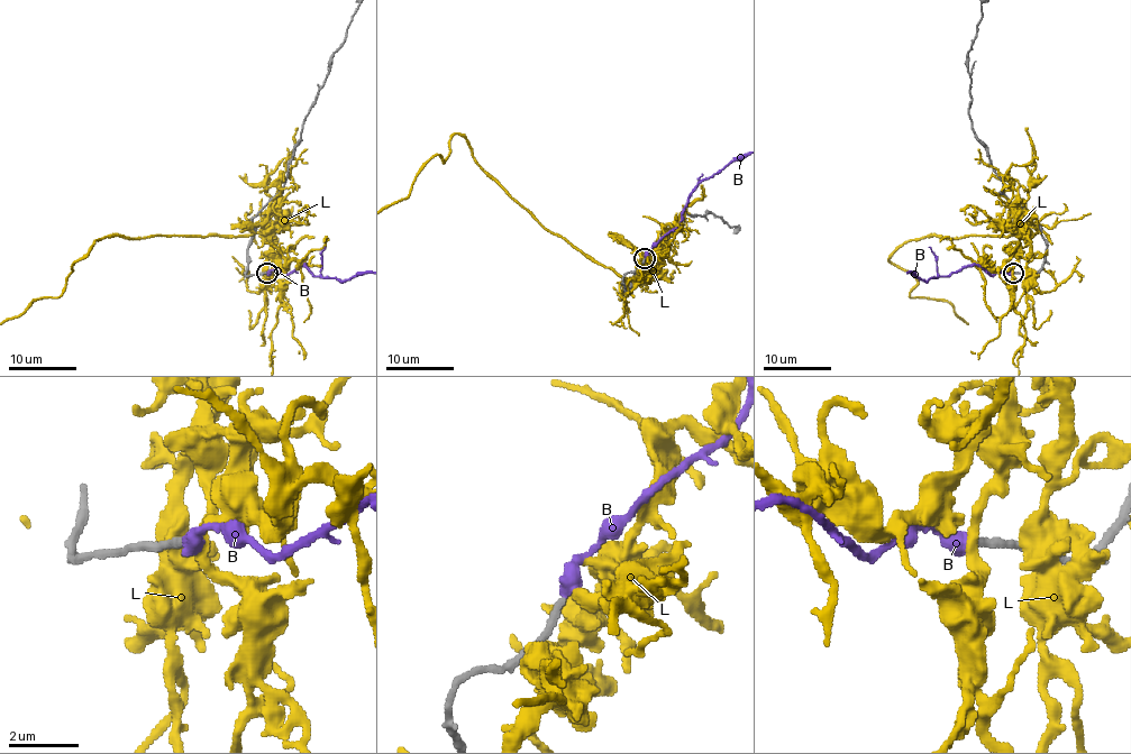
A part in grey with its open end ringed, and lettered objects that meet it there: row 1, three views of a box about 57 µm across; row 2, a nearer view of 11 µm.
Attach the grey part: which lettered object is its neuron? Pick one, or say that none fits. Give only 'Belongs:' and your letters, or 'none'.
Belongs: B

